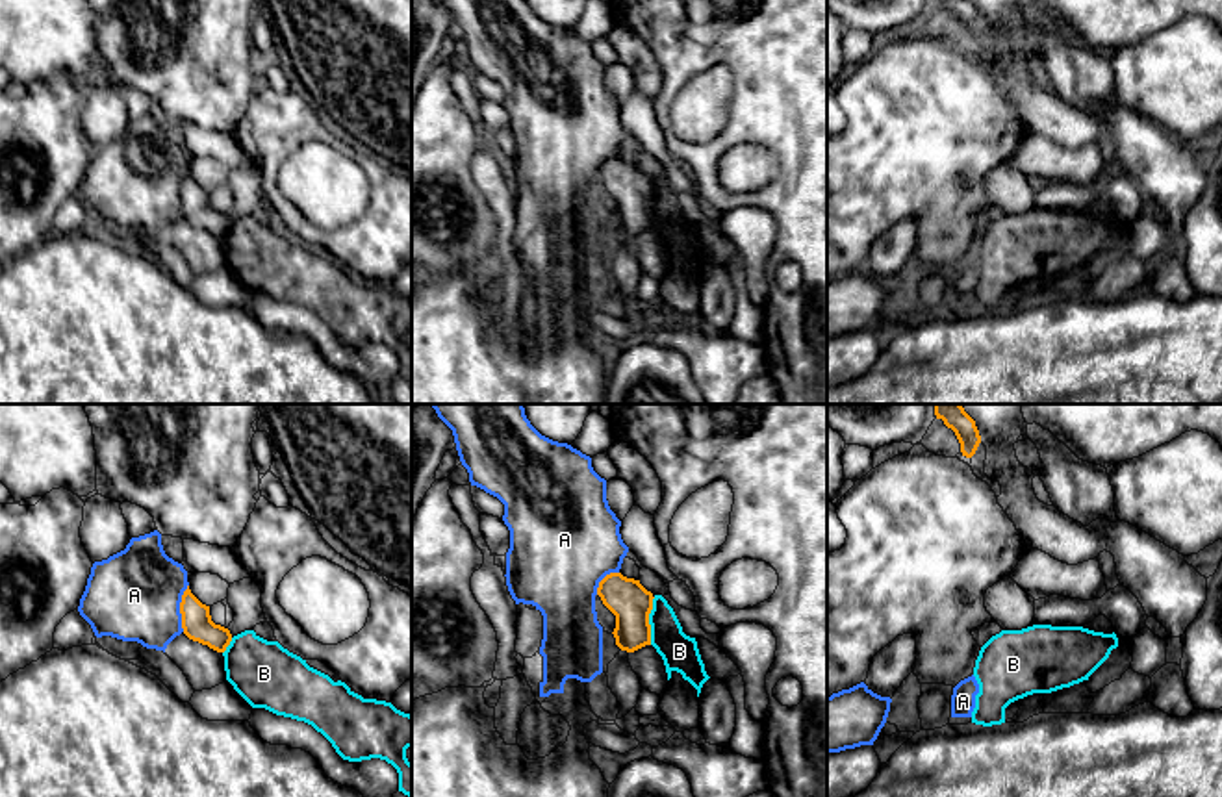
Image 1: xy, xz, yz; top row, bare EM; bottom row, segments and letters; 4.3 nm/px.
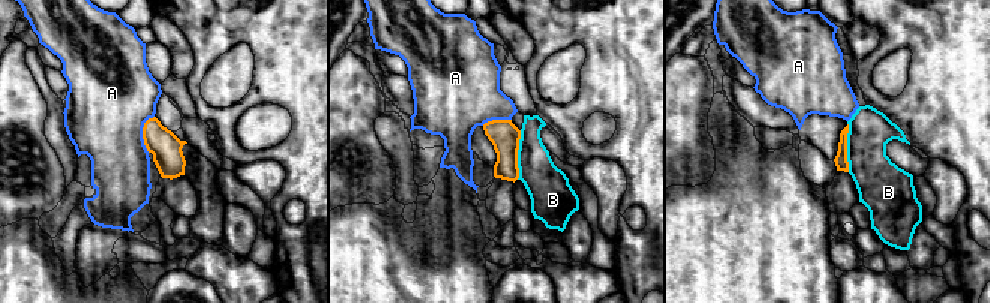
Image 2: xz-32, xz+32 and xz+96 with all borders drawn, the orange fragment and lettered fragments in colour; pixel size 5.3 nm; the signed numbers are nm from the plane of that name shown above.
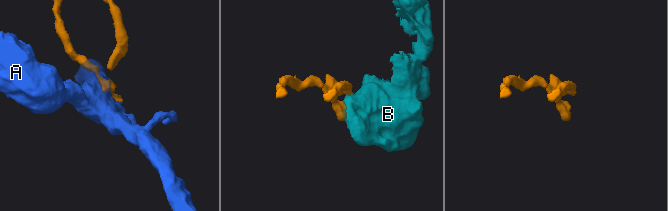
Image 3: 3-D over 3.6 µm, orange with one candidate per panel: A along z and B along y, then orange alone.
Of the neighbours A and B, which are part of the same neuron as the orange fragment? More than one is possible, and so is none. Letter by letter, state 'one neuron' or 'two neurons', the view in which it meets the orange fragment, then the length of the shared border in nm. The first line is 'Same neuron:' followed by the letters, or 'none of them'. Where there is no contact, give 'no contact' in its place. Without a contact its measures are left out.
Same neuron: none of them
A: two neurons | xy | 200 nm
B: two neurons | xz | 200 nm

